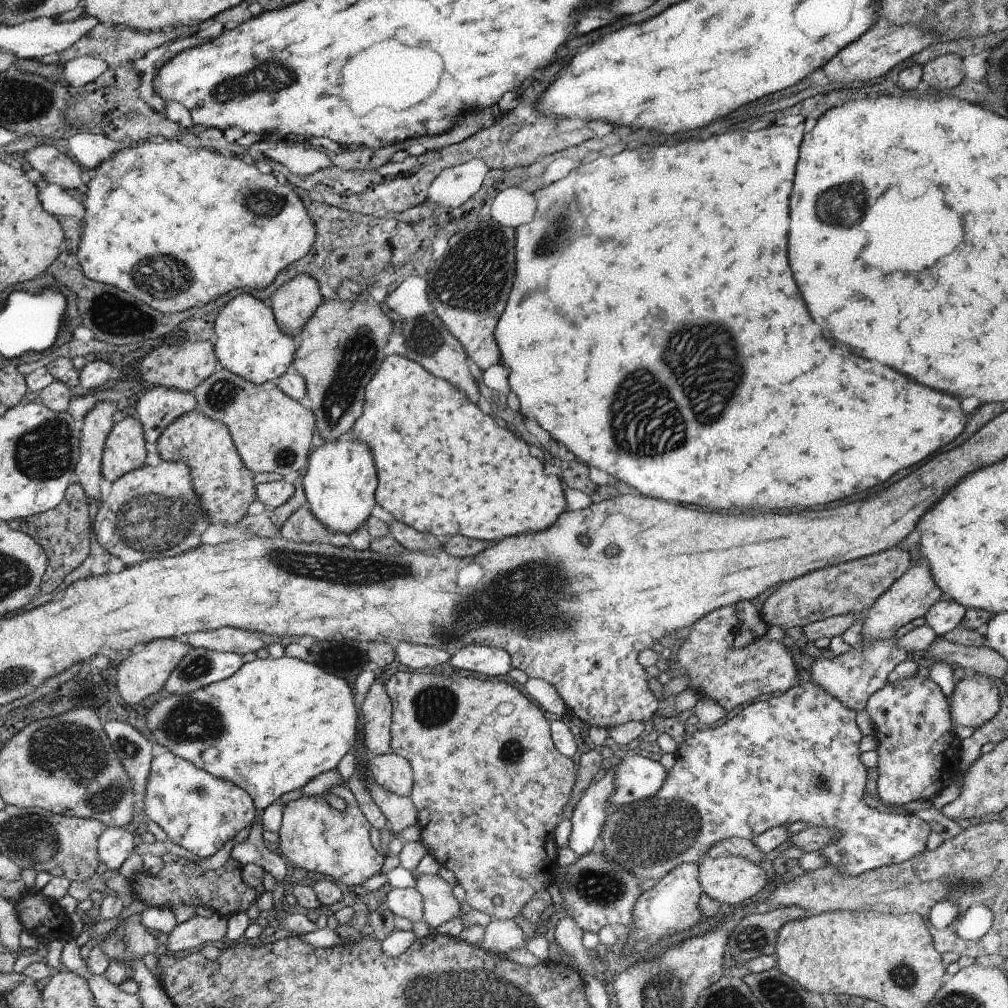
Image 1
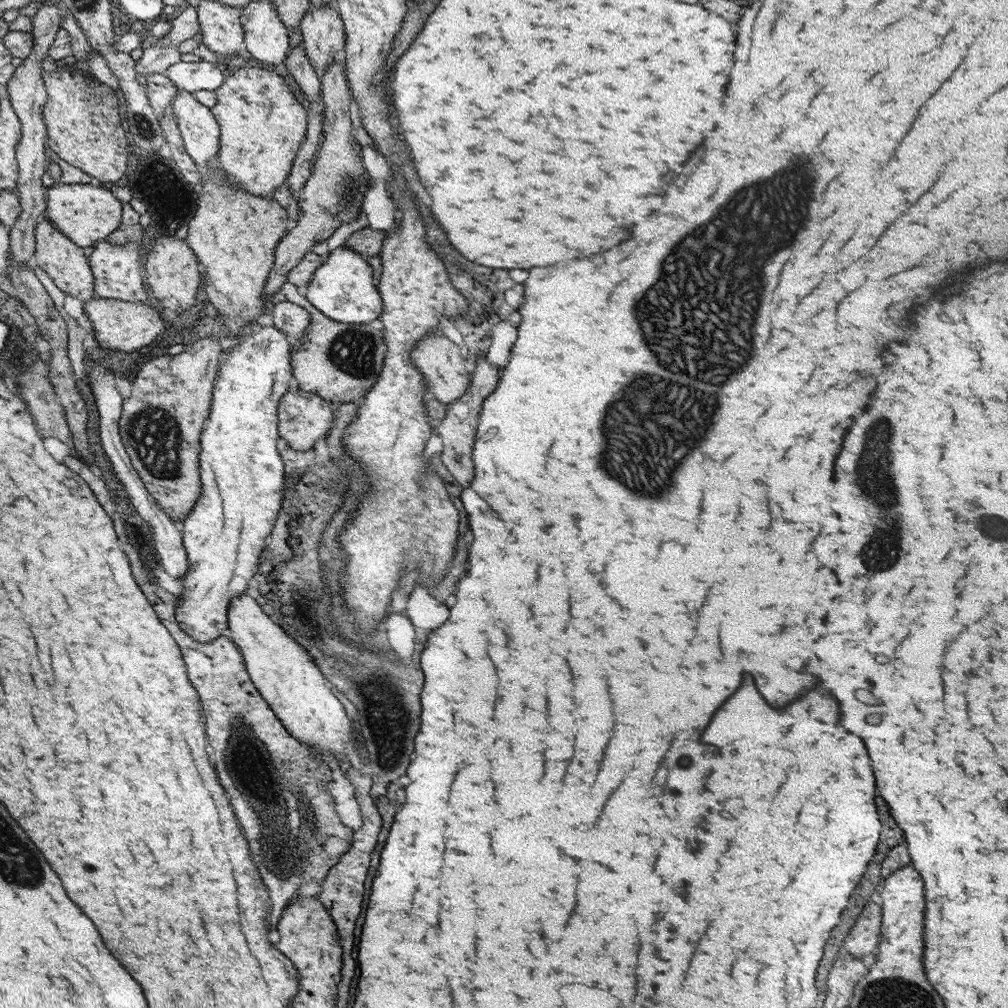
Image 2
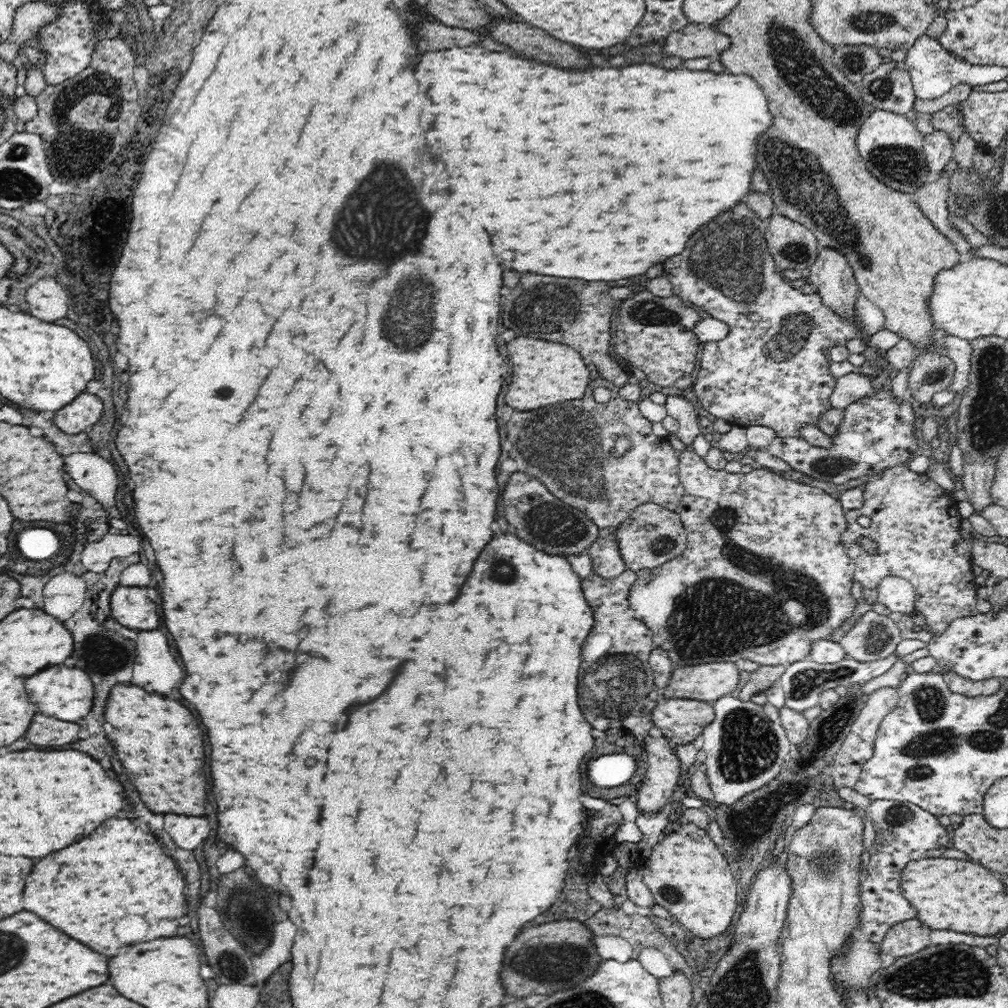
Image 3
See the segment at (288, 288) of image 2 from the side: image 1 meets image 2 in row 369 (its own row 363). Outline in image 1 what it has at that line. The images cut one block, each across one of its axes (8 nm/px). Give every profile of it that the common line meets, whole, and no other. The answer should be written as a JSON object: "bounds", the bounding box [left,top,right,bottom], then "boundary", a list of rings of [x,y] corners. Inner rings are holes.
{"bounds":[291,278,393,442],"boundary":[[[367,278],[355,300],[339,300],[337,296],[323,300],[297,336],[297,352],[291,364],[305,380],[305,406],[313,412],[323,442],[335,442],[351,430],[363,414],[365,386],[385,360],[383,348],[393,324],[383,314],[381,302],[375,302],[369,294],[375,286],[377,278]]]}

